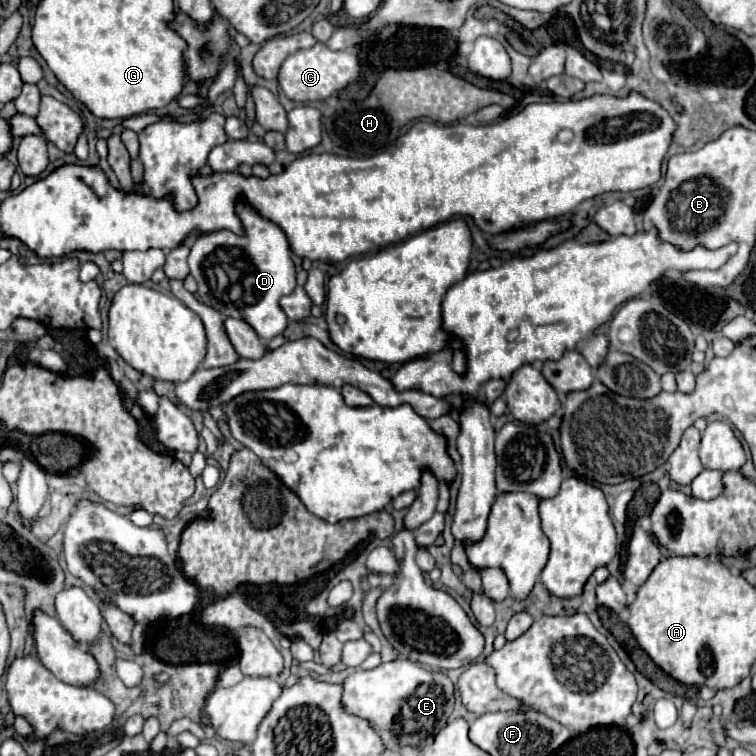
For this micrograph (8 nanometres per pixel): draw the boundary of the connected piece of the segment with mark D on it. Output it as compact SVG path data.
M243 198L235 204L237 216L243 222L243 236L229 230L215 230L195 236L189 254L191 276L199 284L203 304L215 308L229 318L245 320L259 338L271 340L287 328L287 316L279 306L279 298L295 288L295 264L285 232L271 220L263 218Z

